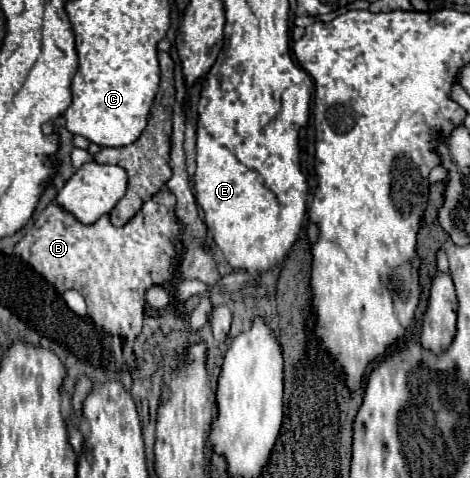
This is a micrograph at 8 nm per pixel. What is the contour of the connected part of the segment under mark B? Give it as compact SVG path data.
M164 186L152 200L144 202L142 210L122 228L112 226L108 216L102 216L98 222L84 226L72 214L62 210L58 204L50 204L36 218L30 232L16 244L16 252L28 262L38 274L42 274L60 294L68 288L78 290L88 304L88 316L96 326L104 328L110 334L118 334L123 339L123 357L130 370L136 368L136 356L133 351L136 338L142 332L146 290L152 286L166 286L174 280L176 272L176 240L184 226L176 218L176 196Z

